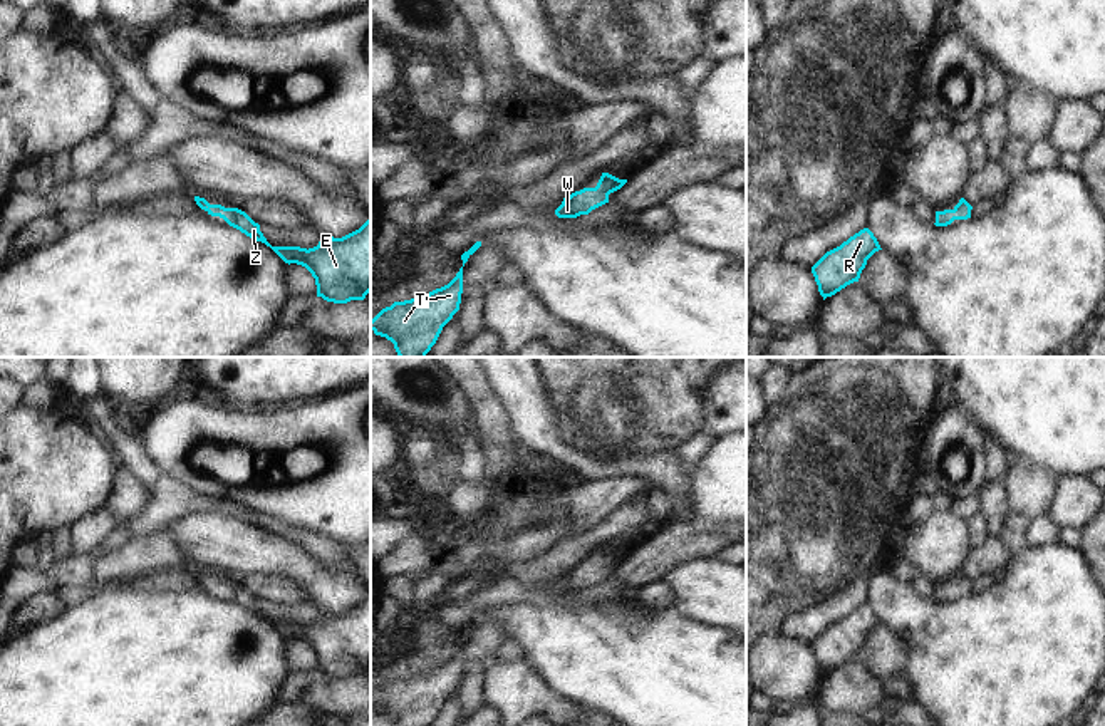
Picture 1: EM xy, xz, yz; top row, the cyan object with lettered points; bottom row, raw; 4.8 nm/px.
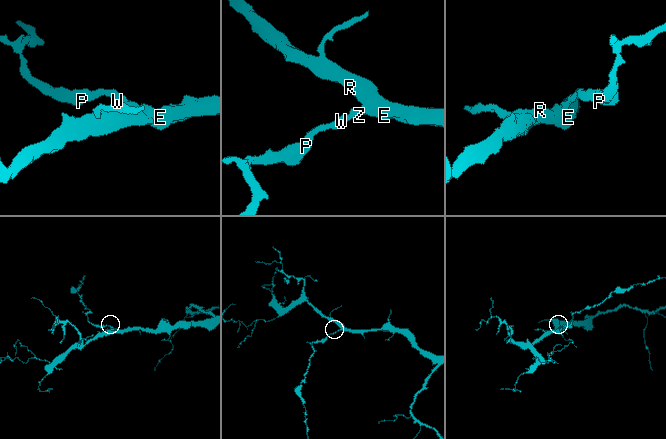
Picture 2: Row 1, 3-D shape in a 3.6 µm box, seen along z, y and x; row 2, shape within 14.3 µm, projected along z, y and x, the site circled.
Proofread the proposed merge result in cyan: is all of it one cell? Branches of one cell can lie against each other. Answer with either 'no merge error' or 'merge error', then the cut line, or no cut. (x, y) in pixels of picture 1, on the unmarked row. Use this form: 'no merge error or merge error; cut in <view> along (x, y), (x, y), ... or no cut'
no merge error; no cut

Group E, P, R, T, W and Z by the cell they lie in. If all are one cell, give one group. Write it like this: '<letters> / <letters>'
E P R T W Z

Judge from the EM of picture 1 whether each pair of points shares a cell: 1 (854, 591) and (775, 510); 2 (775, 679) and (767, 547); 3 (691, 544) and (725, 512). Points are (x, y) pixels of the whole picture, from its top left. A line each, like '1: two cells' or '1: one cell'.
1: two cells
2: two cells
3: two cells

